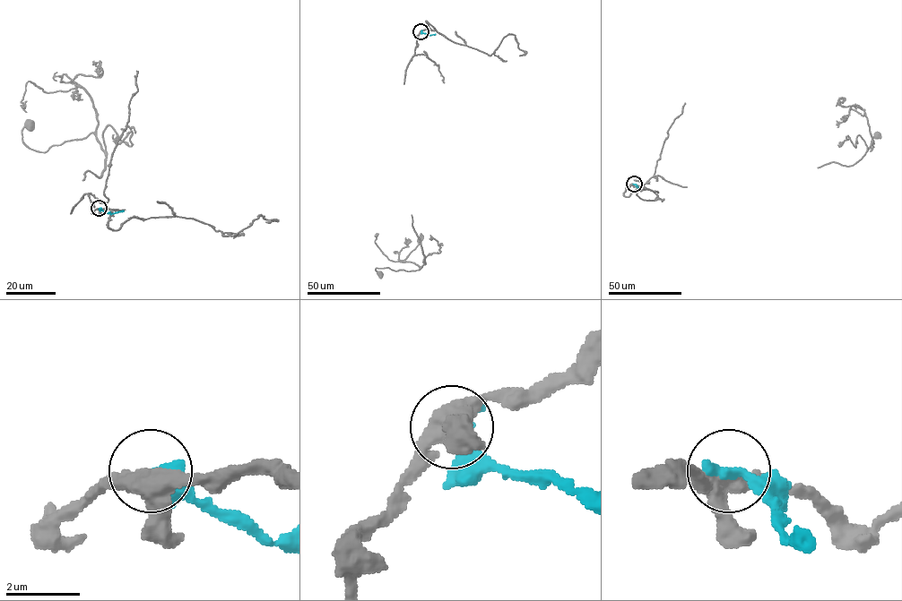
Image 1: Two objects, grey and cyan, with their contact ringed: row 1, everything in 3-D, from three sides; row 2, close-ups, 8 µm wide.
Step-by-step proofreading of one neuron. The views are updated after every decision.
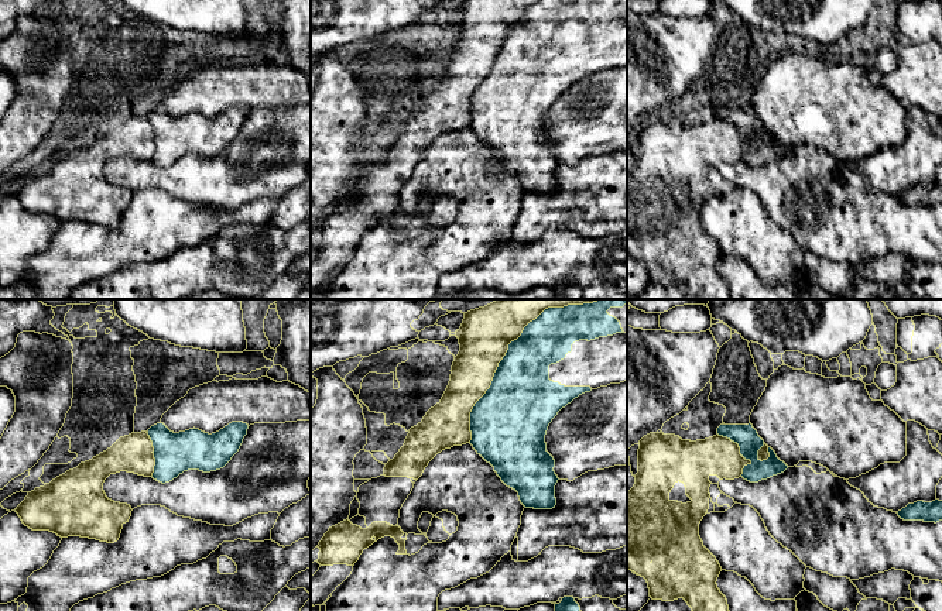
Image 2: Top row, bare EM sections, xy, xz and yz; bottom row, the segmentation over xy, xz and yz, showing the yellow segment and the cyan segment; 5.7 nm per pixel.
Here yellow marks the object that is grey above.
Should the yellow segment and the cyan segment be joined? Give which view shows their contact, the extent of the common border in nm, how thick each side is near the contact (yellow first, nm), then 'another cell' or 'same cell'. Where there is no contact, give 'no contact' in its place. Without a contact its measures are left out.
xz | 800 nm | 280/420 nm | another cell

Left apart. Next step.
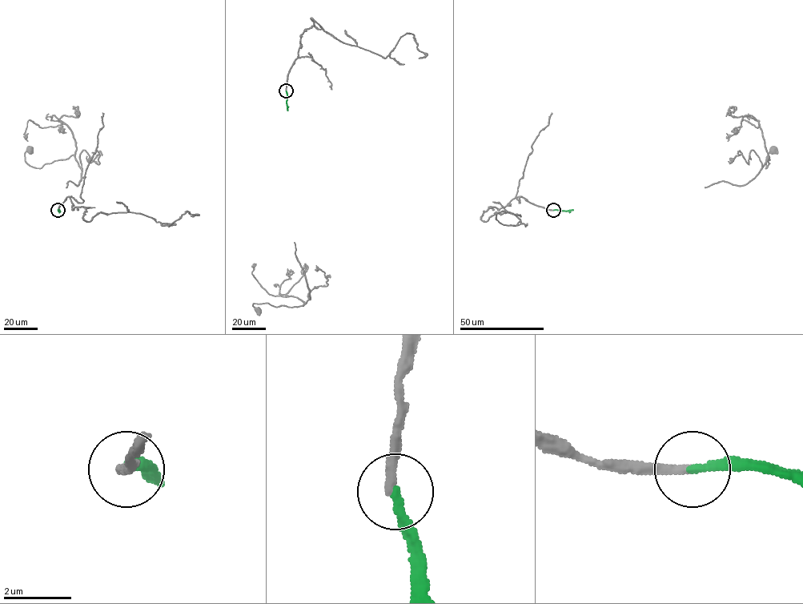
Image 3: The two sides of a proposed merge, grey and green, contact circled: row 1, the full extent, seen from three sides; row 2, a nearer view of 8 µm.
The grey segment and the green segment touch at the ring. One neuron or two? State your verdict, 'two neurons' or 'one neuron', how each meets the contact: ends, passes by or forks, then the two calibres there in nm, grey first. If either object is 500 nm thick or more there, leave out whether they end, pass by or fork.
one neuron | grey ends | green ends | 280/240 nm

